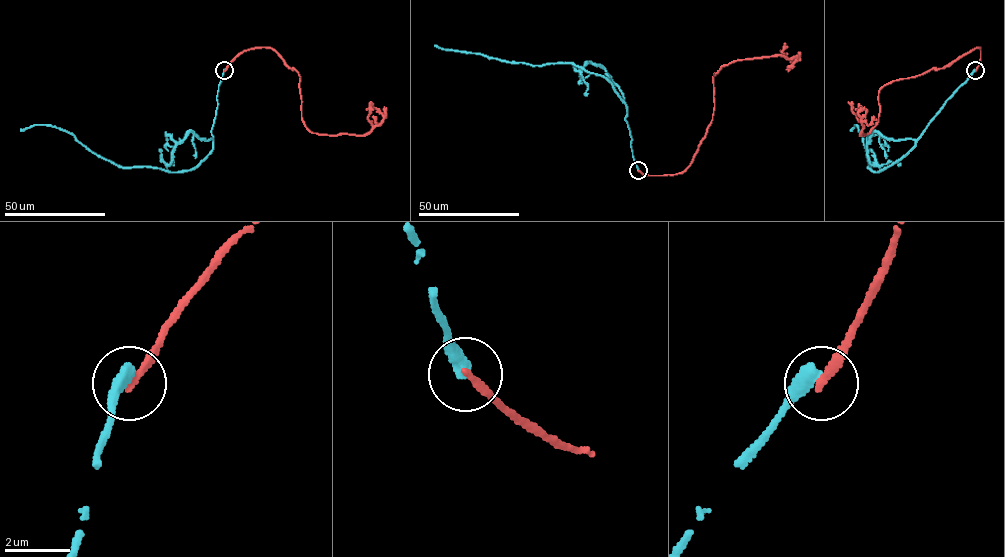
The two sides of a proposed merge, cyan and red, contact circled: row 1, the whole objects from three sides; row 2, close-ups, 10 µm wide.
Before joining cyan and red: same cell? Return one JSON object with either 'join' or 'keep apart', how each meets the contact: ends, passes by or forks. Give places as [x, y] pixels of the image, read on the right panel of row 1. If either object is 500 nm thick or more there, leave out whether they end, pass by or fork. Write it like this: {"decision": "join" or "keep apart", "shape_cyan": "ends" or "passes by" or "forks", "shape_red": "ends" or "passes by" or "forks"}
{"decision": "keep apart", "shape_cyan": "ends", "shape_red": "ends"}

